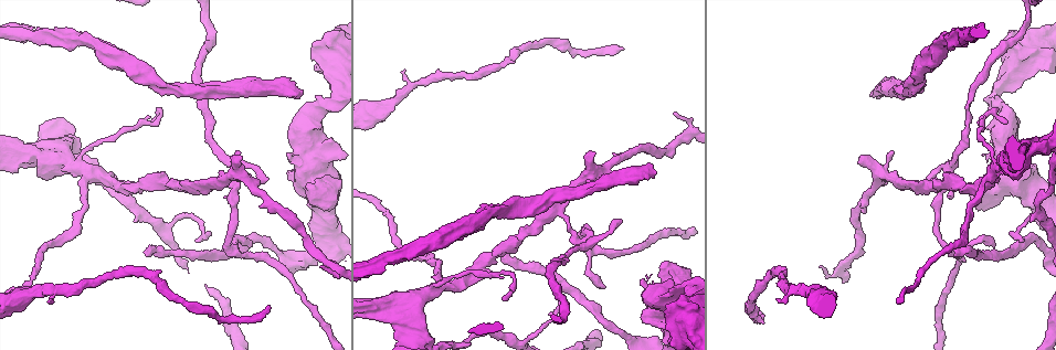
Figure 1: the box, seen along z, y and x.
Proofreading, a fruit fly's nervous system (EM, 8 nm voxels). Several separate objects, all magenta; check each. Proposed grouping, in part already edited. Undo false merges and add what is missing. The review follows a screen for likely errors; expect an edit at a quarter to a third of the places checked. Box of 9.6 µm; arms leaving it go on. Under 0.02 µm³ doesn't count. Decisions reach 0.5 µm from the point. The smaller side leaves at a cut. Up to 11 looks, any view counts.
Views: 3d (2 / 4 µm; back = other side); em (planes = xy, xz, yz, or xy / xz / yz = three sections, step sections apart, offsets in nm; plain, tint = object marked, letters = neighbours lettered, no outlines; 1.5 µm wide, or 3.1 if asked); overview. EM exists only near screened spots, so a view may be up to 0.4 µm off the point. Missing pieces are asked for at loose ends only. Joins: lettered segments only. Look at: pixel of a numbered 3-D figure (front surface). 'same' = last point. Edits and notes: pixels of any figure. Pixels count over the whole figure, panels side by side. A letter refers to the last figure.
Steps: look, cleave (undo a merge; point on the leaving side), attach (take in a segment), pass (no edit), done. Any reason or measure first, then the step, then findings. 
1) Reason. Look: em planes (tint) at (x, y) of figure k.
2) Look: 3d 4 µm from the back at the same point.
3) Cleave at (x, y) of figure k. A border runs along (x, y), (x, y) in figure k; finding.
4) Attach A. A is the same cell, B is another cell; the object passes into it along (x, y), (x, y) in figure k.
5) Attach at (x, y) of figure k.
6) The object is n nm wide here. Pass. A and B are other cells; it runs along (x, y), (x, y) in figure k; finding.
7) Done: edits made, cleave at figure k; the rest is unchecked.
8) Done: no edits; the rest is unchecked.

Looks like a crossing. Look: 3d 2 µm at (229, 185) of figure 1.

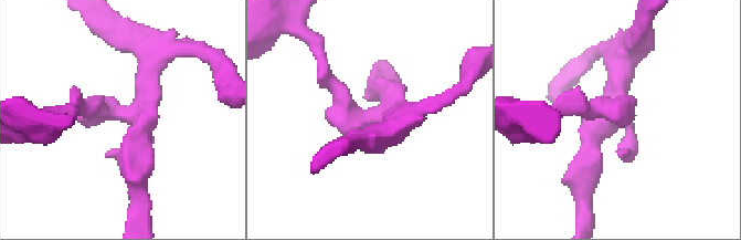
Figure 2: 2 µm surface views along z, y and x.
4 arms meet here. Look: em planes (letters) at (375, 112) of figure 2.

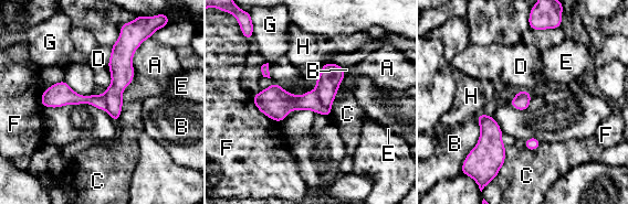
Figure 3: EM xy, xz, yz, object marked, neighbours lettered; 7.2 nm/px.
Cleave at (327, 83) of figure 3. A, B, C, D, E, F, G and H are other cells; a second neuron is stuck on.

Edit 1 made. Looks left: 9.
Redraw. Look: overview.

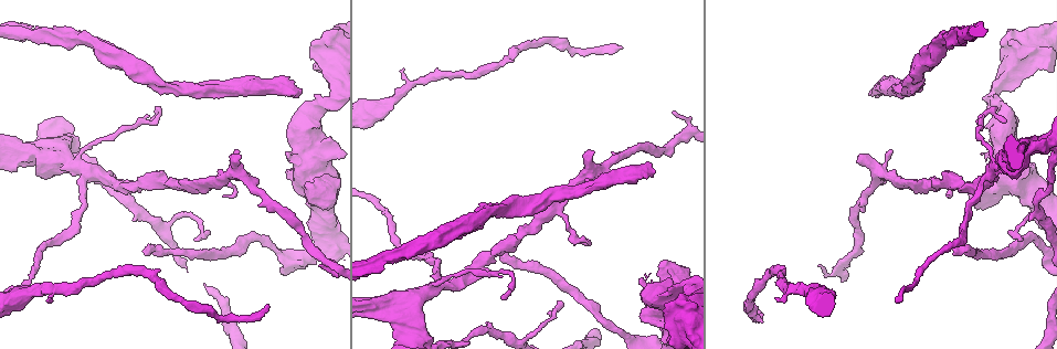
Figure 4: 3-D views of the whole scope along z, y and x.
An open end. Look: 3d 2 µm at (299, 91) of figure 4.

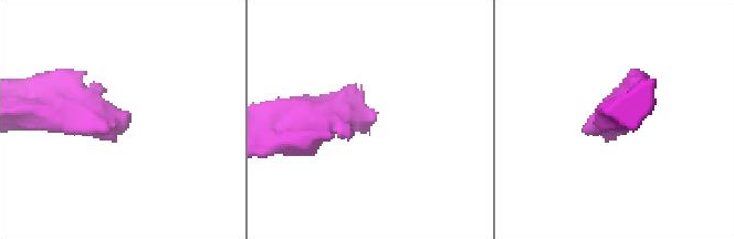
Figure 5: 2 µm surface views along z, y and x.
Look: em xz step 4 (tint) at (125, 124) of figure 5.

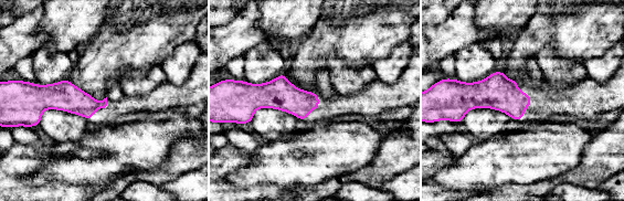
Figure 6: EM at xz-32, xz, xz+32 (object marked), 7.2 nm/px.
What lies round it. Look: em xz step 4 (letters) at the same point.

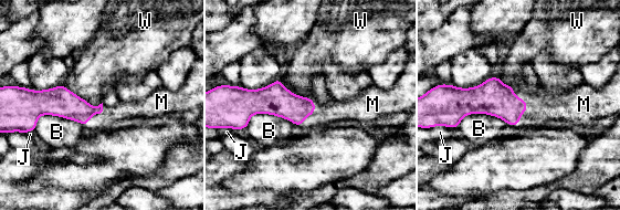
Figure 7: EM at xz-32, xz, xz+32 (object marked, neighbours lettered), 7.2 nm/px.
Attach M. M is the same cell, B, J and W are other cells; the object passes into it along (494, 98), (527, 104), (542, 107) in figure 7; the neuron continues.

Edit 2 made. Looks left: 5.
Thick turns thin. Look: em planes (plain) at (994, 102) of figure 4.

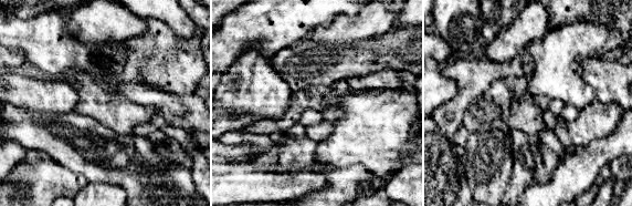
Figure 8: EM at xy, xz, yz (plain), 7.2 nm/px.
Where the object lies. Look: em planes (tint) at the same point.

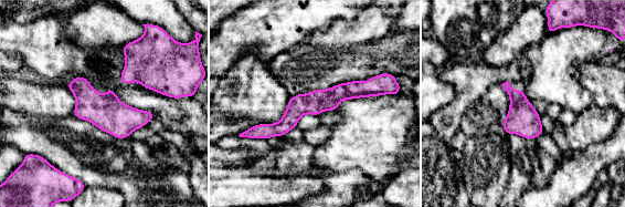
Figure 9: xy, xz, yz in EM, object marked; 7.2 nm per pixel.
Look: em planes (letters) at the same point.

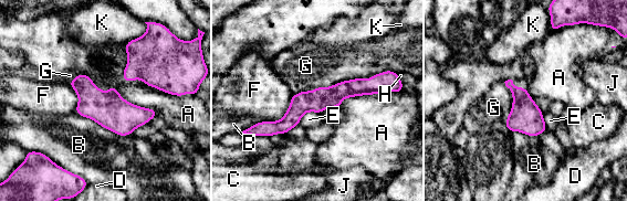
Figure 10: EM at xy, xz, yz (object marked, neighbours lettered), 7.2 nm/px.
Pass. A, B, C, D, E, F, G, H, J and K are other cells; a border runs along (320, 113), (306, 112), (298, 124) in figure 10; continuous, no second neuron.

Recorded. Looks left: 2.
Long arm stops here. Look: em planes (letters) at (619, 49) of figure 4.

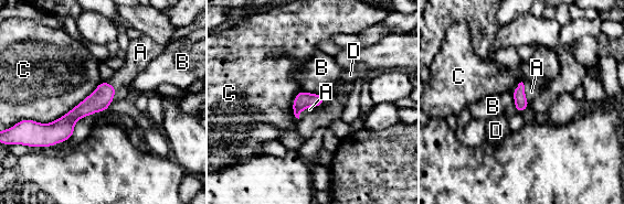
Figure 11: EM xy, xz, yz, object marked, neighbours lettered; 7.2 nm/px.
Attach A. A is the same cell, B, C and D are other cells; the object passes into it along (102, 97), (114, 87), (136, 61) in figure 11; it goes on there.

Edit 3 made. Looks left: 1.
Done: edits made, cleave at figure 3, attach at figure 7, attach at figure 11; the rest is unchecked.

